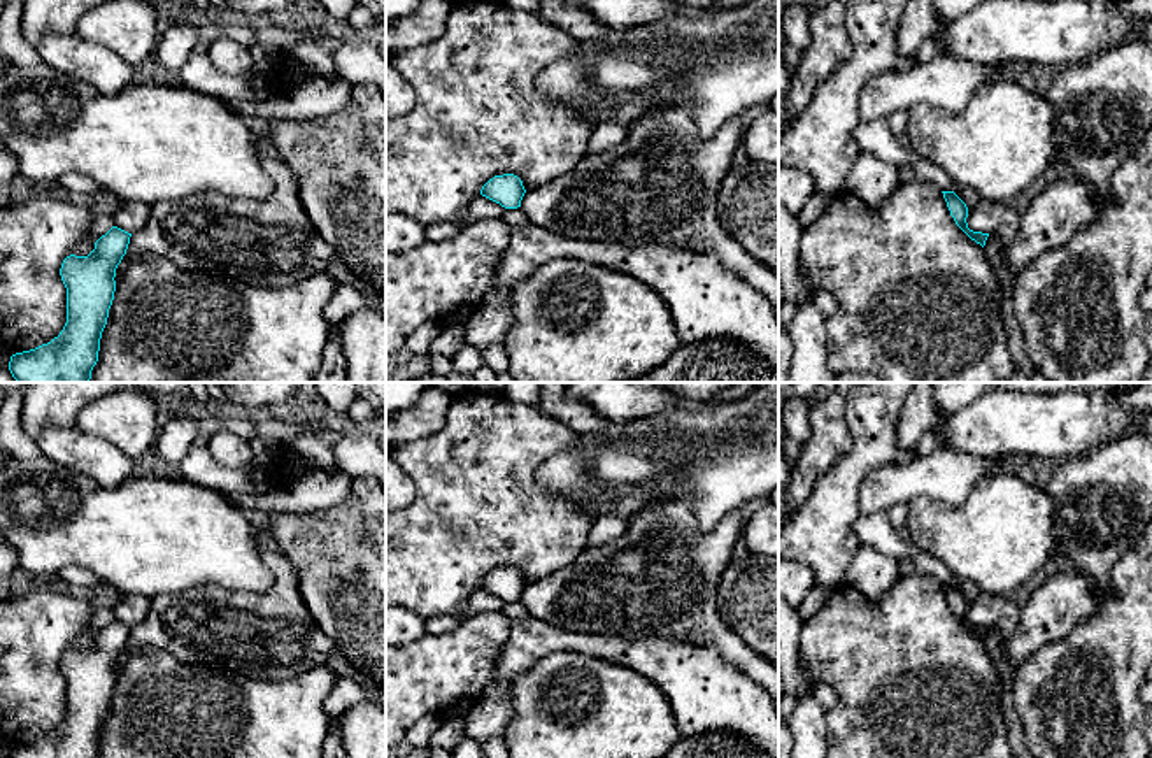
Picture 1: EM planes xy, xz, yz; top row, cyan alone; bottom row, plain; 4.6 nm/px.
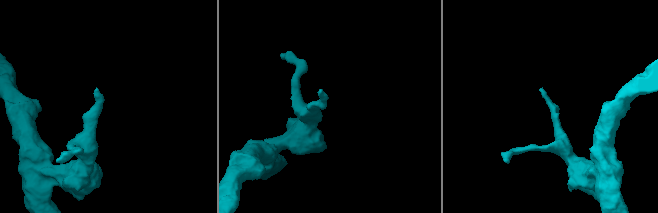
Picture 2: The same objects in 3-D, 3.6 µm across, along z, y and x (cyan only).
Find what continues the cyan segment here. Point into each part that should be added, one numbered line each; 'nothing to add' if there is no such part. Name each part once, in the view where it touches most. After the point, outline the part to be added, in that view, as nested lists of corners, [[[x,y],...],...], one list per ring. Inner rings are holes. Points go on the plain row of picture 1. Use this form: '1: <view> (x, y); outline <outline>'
nothing to add

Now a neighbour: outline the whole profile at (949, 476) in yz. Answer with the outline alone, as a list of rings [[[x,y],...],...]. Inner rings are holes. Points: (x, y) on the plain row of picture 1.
[[[940,447],[905,465],[894,461],[882,465],[861,483],[859,512],[887,512],[919,497],[963,505],[984,477],[1003,470],[1012,458],[1012,454],[984,458]]]

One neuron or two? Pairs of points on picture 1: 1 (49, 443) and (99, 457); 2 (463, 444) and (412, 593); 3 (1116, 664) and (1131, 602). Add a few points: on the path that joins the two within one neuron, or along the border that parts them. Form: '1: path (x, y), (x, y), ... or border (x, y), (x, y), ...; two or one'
1: path (62, 444), (86, 455); one
2: path (463, 481), (463, 523), (430, 557); one
3: path (1116, 648), (1131, 629), (1131, 618); one

